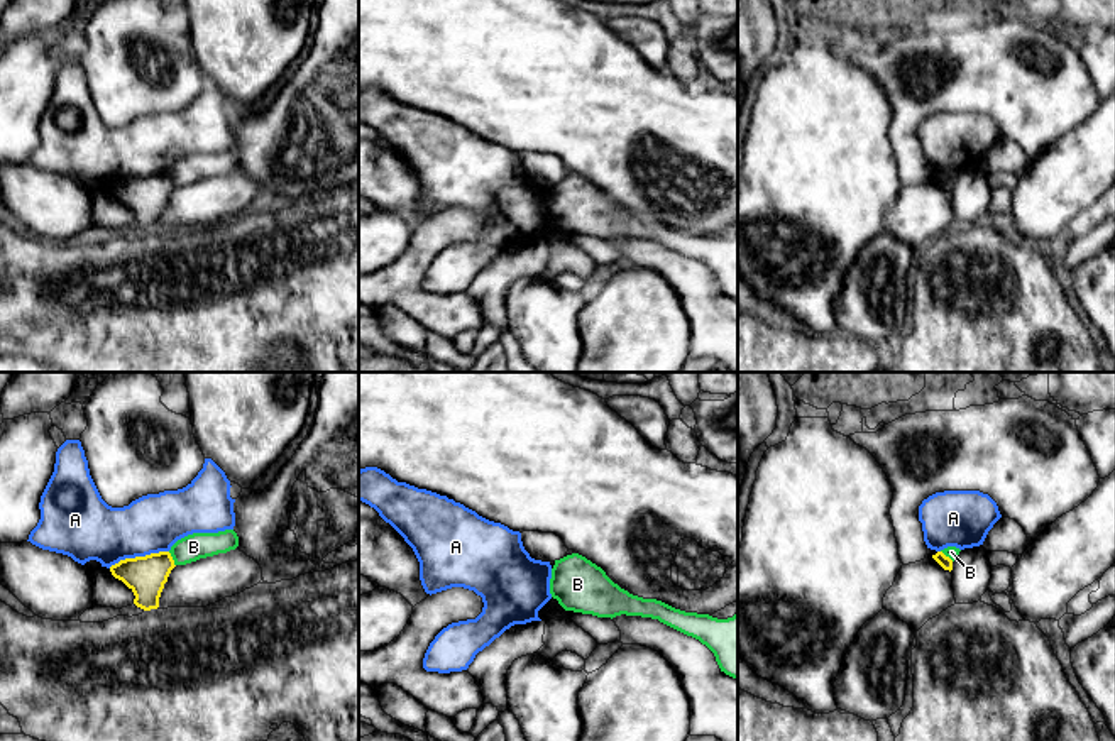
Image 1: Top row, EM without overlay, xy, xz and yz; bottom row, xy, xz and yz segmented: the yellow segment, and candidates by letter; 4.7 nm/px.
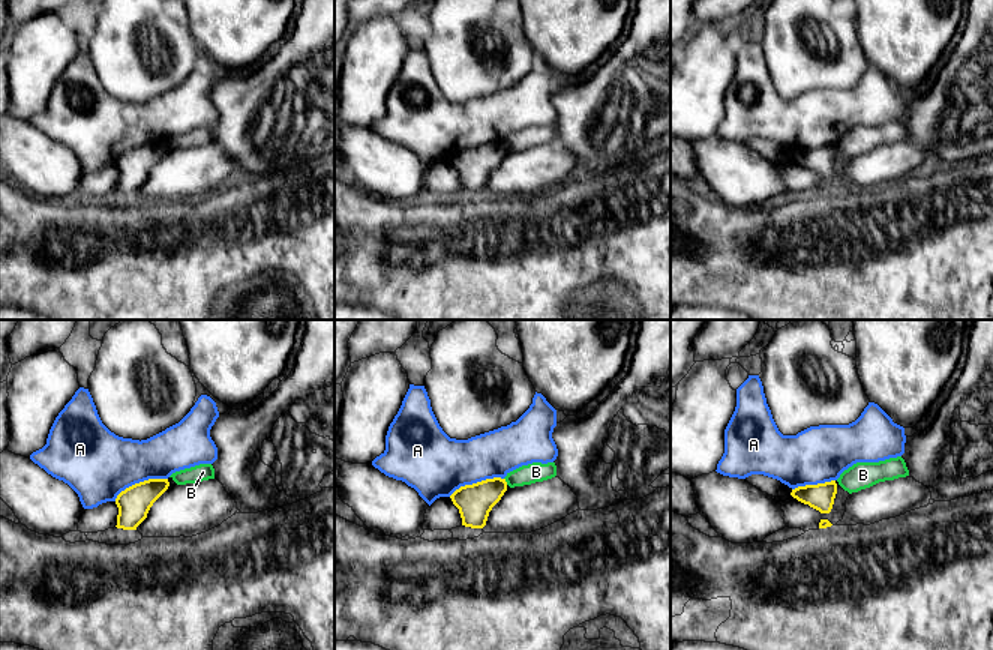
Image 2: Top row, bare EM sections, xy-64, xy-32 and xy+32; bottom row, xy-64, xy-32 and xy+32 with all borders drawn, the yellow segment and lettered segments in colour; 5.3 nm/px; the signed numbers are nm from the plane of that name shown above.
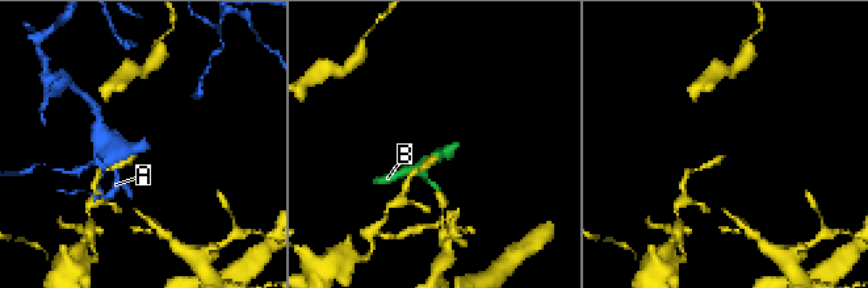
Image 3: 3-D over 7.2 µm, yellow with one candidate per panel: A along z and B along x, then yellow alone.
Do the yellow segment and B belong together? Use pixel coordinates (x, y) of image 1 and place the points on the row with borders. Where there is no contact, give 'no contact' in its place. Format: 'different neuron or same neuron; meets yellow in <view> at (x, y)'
different neuron; meets yellow in xy at (171, 559)

